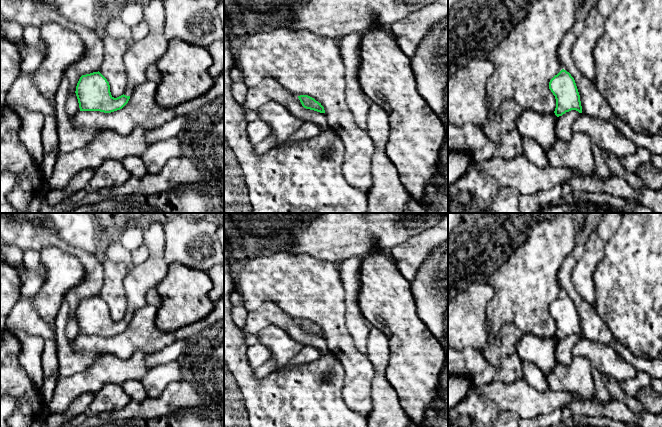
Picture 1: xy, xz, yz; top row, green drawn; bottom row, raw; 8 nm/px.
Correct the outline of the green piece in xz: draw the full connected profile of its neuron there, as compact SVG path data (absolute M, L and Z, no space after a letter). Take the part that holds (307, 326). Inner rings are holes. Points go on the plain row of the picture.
M300 319L298 320L298 322L304 332L314 334L320 337L325 337L324 331L314 322L308 319Z

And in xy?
M153 222L143 231L149 257L142 264L132 266L123 280L128 304L124 318L114 322L109 306L99 295L82 299L75 315L80 335L111 337L122 333L128 327L135 311L147 305L146 293L167 275L168 264L164 259L166 235L163 224Z

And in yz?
M562 293L550 304L549 313L556 323L554 337L557 341L571 334L582 337L580 319L575 304L569 296Z

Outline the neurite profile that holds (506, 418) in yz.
M501 411L496 418L493 427L519 427L520 417L510 411Z

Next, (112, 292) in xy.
M102 262L104 282L99 296L109 306L112 321L117 322L124 318L128 307L123 280L130 268L123 263Z

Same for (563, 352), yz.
M571 334L562 340L559 340L555 349L555 357L557 363L568 365L572 360L572 350L574 345L578 342L579 336Z

